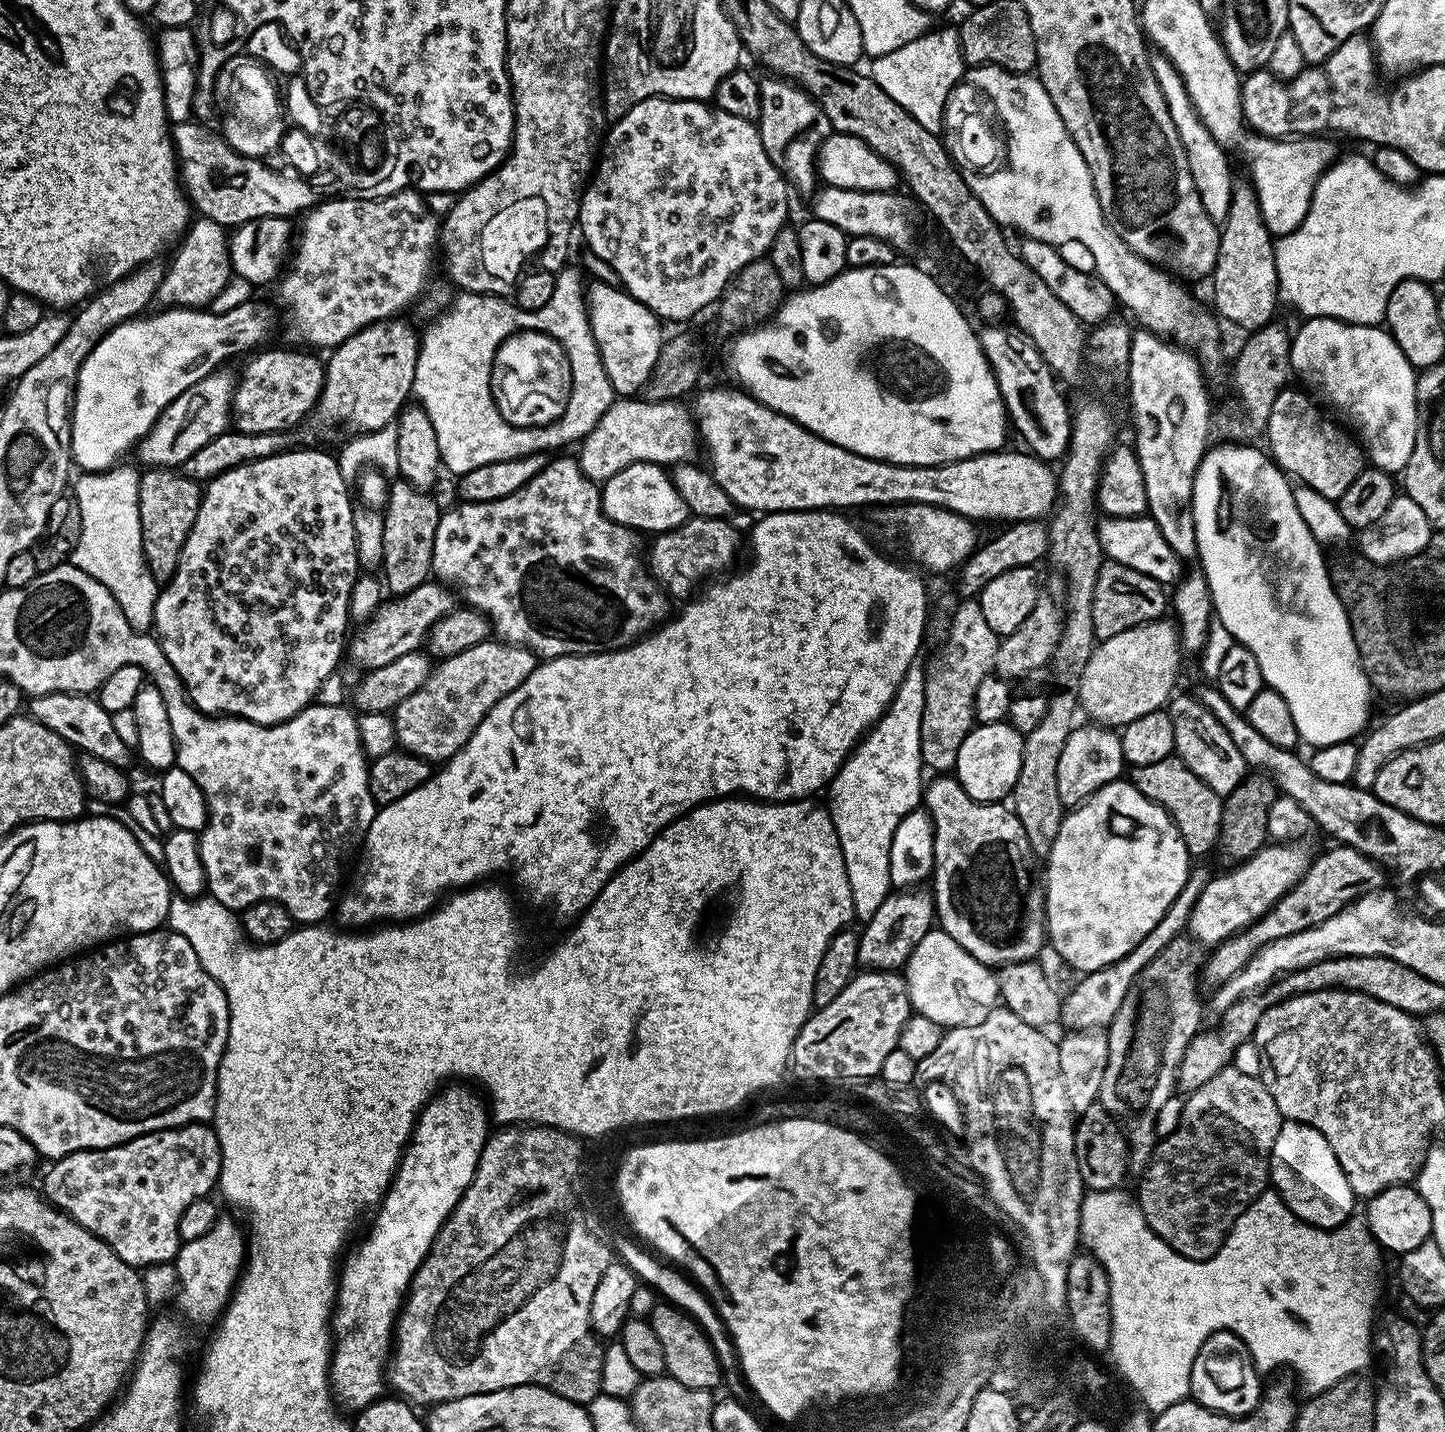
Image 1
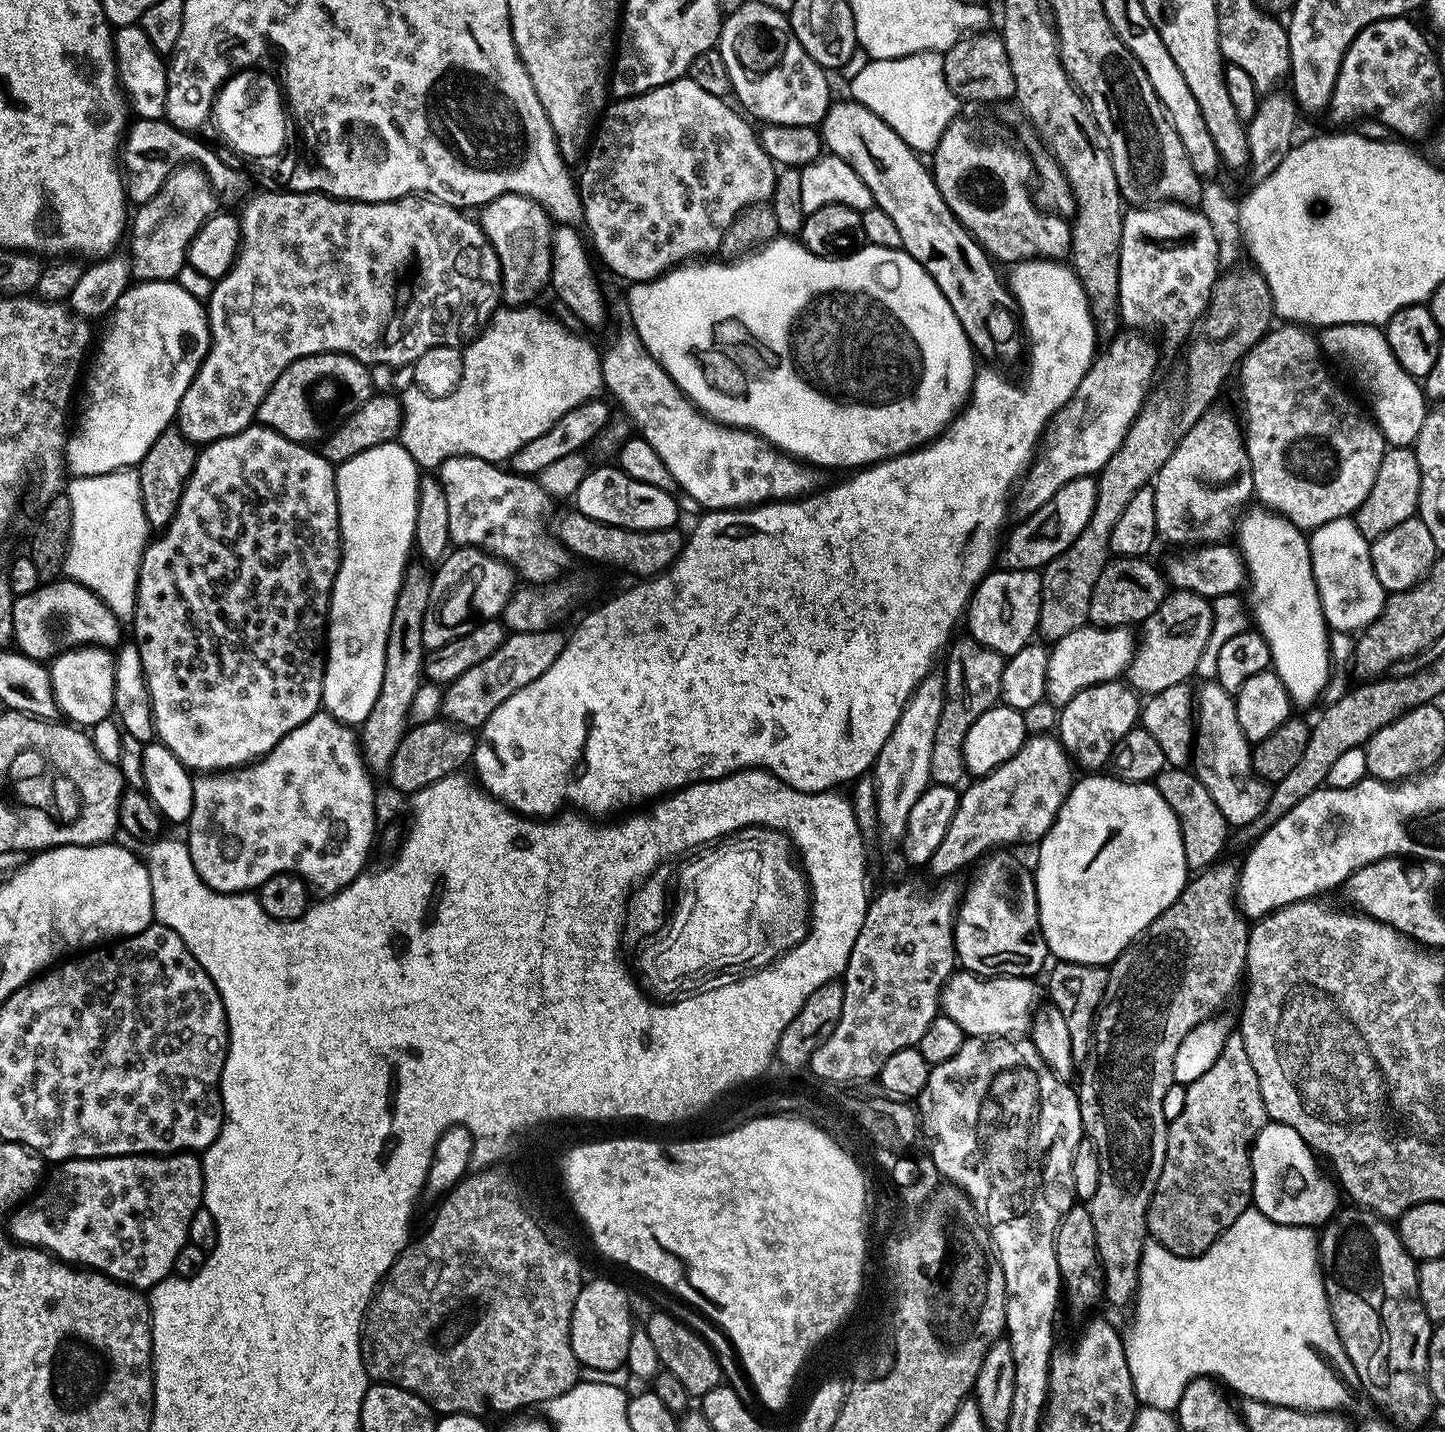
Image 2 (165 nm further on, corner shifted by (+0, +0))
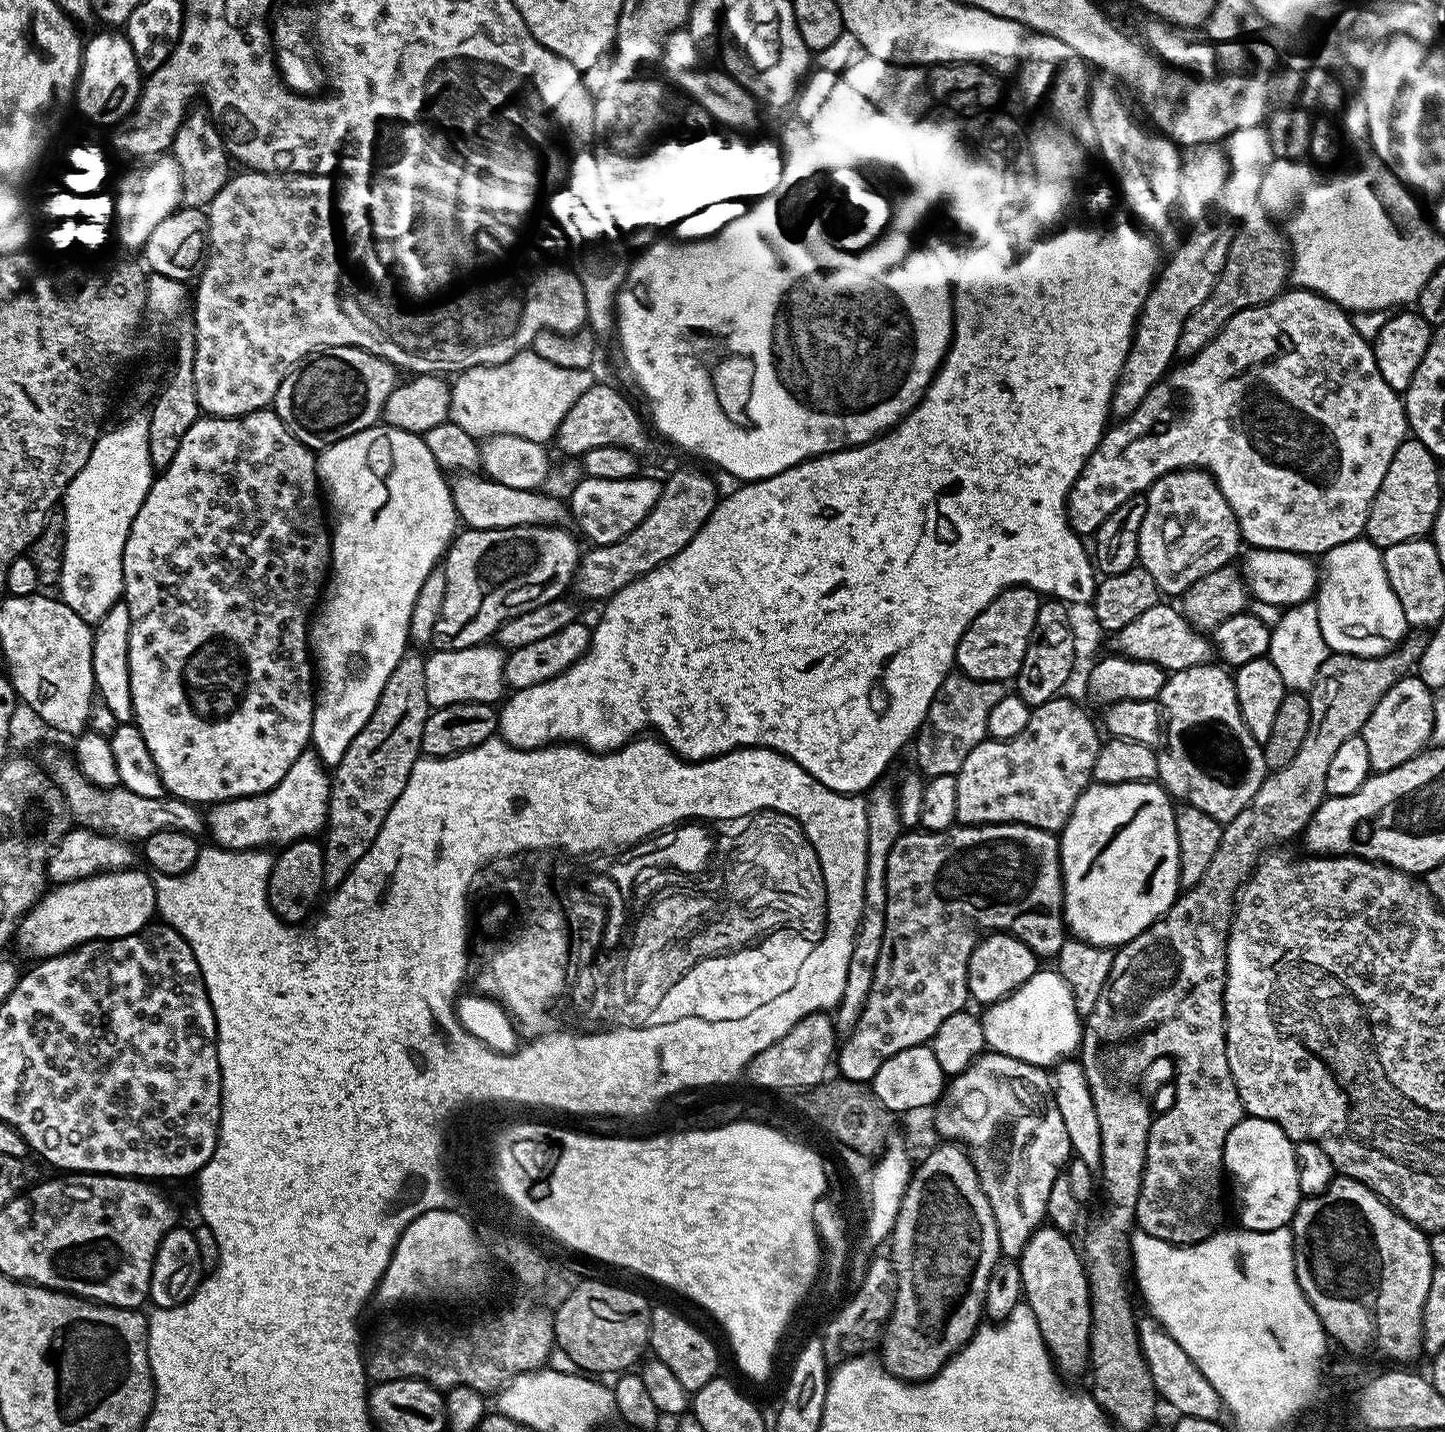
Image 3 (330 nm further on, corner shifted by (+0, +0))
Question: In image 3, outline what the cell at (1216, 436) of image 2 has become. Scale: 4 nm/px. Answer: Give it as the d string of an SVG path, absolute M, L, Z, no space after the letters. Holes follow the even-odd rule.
M1181 468L1167 472L1148 489L1146 518L1142 518L1142 530L1138 534L1138 564L1148 571L1150 578L1154 578L1165 597L1179 598L1191 584L1198 582L1198 578L1206 578L1206 574L1214 570L1229 567L1232 559L1241 555L1240 548L1242 537L1236 515L1210 473L1198 468Z

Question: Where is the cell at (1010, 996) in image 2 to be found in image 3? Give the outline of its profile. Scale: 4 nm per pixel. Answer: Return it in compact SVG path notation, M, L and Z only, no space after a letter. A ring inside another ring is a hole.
M1037 970L1006 998L987 1005L980 1016L980 1025L984 1043L991 1051L1045 1070L1071 1057L1081 1046L1082 1013L1074 1006L1070 986L1055 970Z

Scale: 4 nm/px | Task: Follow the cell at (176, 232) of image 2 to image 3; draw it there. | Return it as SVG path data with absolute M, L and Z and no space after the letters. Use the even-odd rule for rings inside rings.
M189 111L178 126L176 136L172 140L170 154L178 162L182 200L189 208L207 206L230 178L230 171L228 172L230 157L226 151L225 137L207 111Z

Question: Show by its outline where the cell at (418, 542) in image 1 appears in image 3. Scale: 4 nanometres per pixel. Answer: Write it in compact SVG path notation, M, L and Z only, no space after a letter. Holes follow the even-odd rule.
M416 650L405 651L398 666L390 670L374 714L354 734L354 742L342 754L342 762L334 765L328 793L328 823L322 833L325 889L339 888L362 854L370 850L374 838L378 838L378 830L382 830L382 822L386 822L386 814L398 802L398 794L406 790L410 770L421 759L422 726L426 726L430 709L426 698L425 657L412 651Z

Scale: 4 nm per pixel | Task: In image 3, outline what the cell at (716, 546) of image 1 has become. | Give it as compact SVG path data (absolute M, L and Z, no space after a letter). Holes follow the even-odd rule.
M472 472L453 476L456 477L451 477L450 487L456 515L463 523L465 520L468 528L502 530L503 528L534 526L535 524L560 526L565 523L564 519L566 521L569 519L570 512L565 501L555 500L539 494L537 491L510 490L510 486L502 486L498 482Z

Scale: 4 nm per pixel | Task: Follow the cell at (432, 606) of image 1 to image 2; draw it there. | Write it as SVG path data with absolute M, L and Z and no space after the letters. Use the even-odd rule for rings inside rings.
M467 546L449 551L448 555L440 561L432 577L432 605L428 607L426 622L422 622L422 642L425 649L435 650L446 646L446 642L454 642L470 634L470 630L474 630L484 621L497 619L503 613L506 602L512 596L517 584L518 576L512 565L496 559L488 552Z

